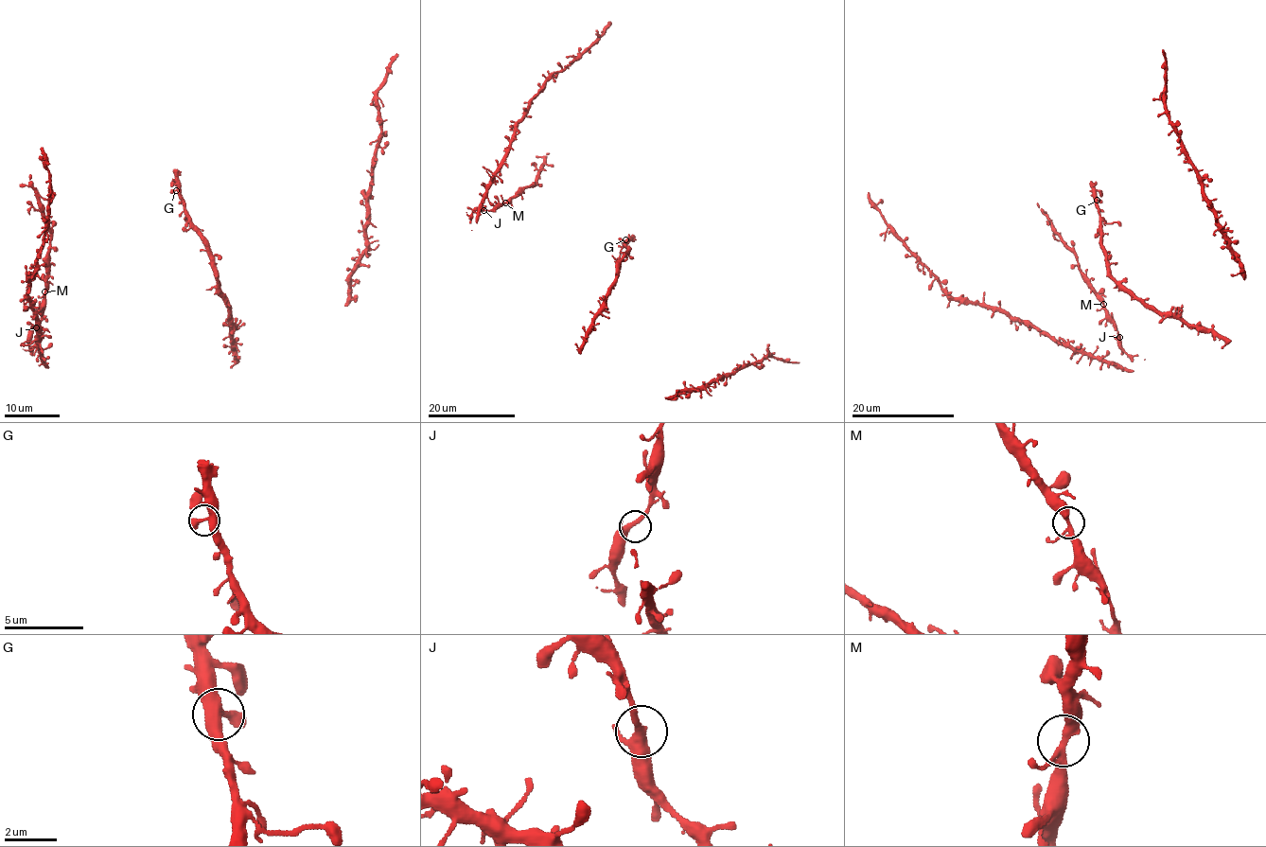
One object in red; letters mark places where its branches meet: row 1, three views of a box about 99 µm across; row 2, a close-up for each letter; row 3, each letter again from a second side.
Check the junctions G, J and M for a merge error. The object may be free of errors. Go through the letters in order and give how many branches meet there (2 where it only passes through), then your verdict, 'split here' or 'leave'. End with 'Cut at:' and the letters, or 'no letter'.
G: 3 | leave
J: 3 | leave
M: 3 | leave
Cut at: no letter

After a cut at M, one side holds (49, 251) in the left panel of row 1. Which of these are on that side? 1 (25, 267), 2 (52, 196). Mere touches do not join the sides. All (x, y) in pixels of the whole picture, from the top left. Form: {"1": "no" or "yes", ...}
{"1": "no", "2": "no"}

